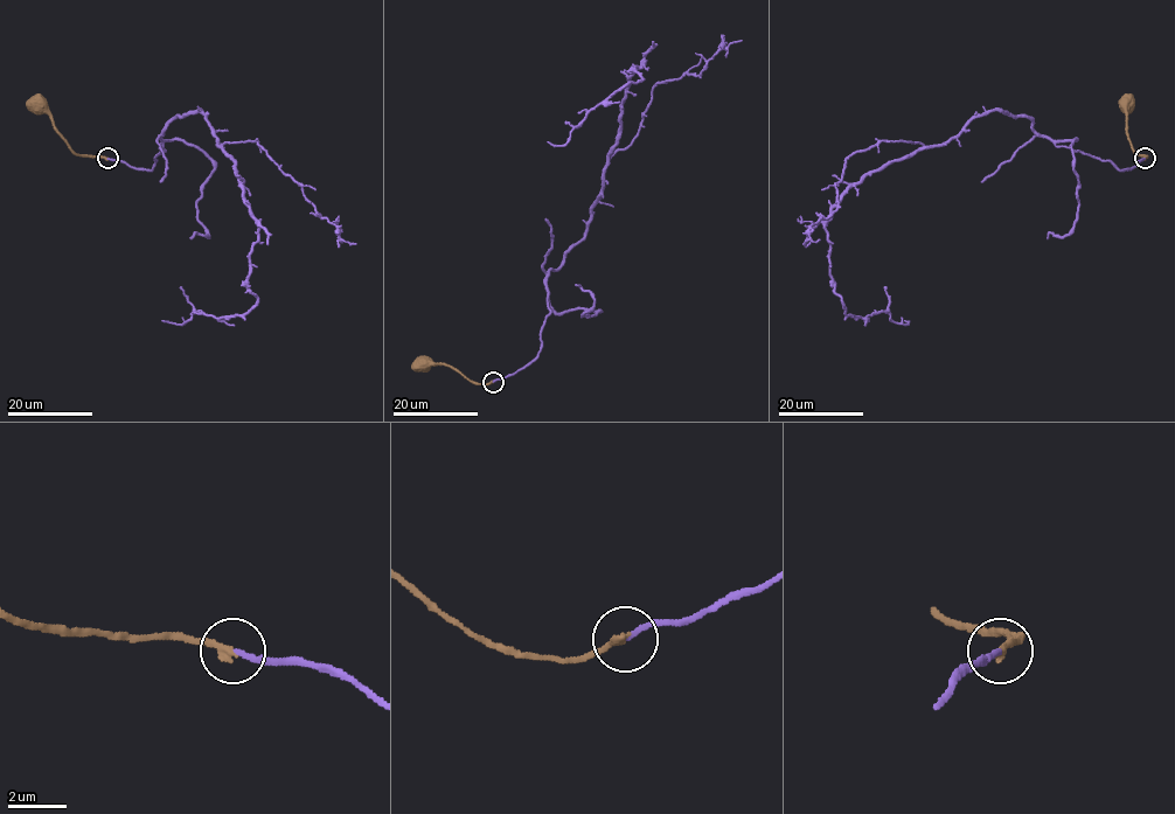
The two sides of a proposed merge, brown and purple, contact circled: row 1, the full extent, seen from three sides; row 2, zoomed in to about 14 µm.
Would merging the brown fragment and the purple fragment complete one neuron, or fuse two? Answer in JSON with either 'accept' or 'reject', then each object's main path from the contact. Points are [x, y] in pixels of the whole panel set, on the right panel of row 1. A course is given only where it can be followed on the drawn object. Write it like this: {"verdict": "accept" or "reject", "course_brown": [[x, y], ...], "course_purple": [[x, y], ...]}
{"verdict": "accept", "course_brown": [[1145, 159], [1147, 157], [1138, 155], [1132, 147], [1126, 132], [1124, 109], [1127, 103]], "course_purple": [[1145, 159], [1120, 171], [998, 110], [869, 172], [825, 225], [829, 276], [846, 313], [904, 321]]}

